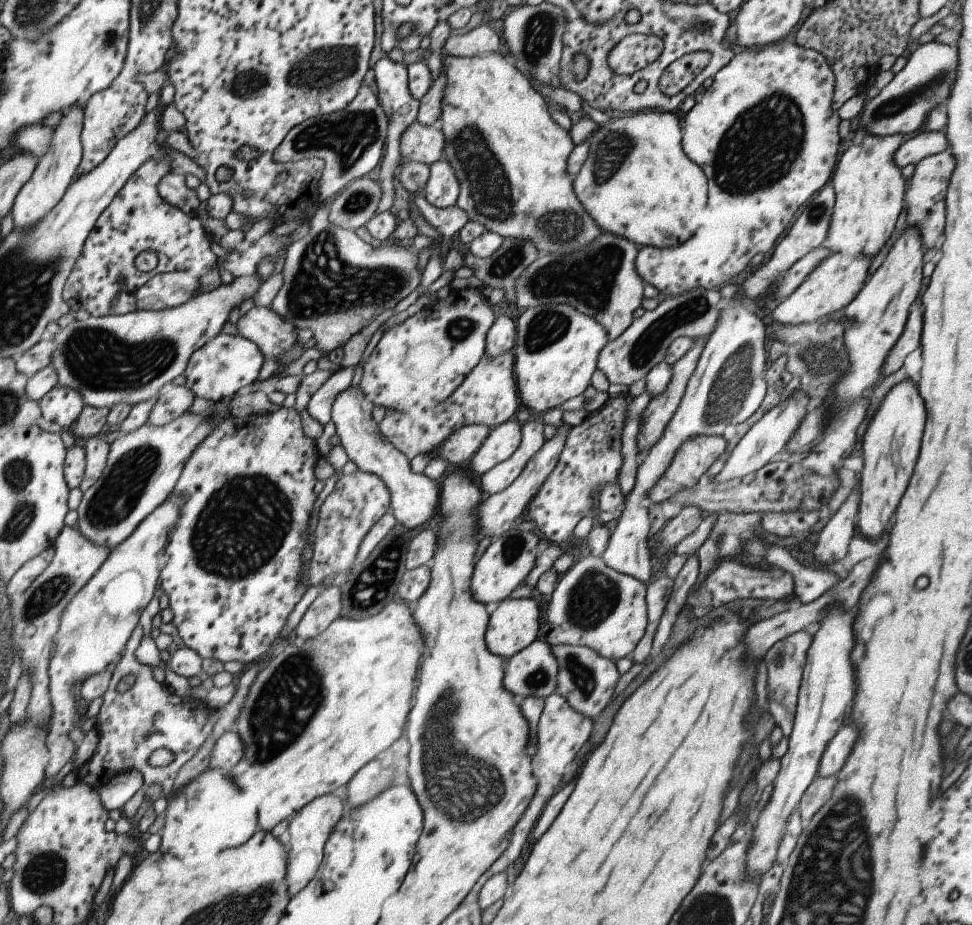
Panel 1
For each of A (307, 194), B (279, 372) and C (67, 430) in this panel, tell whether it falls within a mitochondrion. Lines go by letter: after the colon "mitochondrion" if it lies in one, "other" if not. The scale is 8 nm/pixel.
A: other
B: other
C: other

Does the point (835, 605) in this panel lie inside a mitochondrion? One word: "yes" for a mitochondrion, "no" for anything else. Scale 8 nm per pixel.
no

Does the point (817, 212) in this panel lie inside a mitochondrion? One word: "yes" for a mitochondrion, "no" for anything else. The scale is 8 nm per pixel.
yes

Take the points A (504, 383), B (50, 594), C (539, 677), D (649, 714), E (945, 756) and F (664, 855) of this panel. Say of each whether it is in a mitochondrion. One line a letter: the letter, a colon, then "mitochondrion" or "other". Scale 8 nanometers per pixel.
A: other
B: mitochondrion
C: mitochondrion
D: other
E: other
F: other

